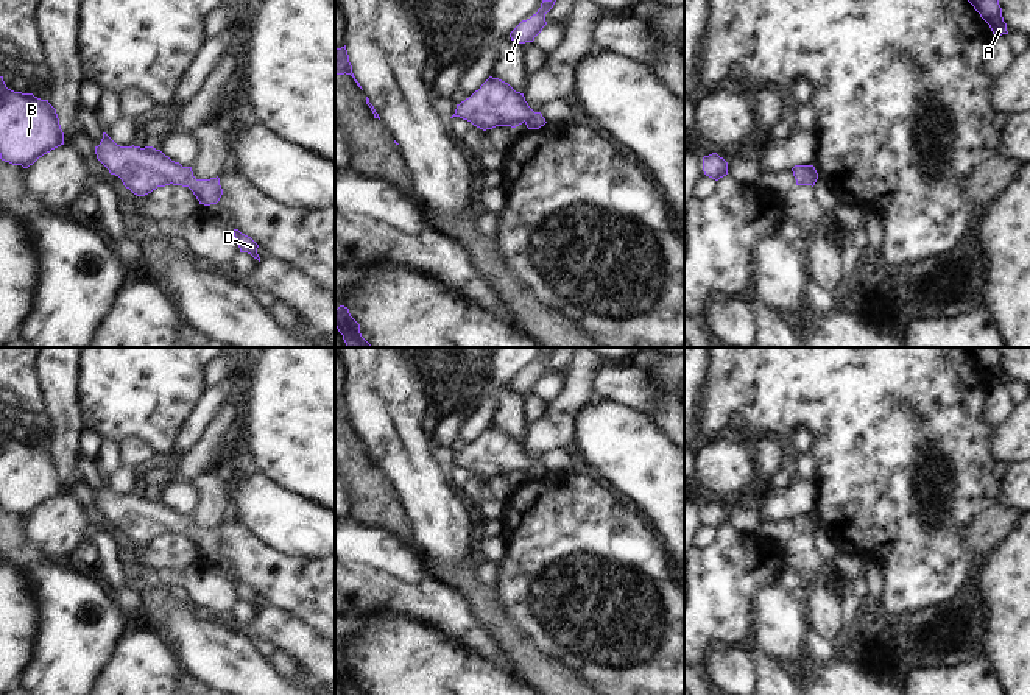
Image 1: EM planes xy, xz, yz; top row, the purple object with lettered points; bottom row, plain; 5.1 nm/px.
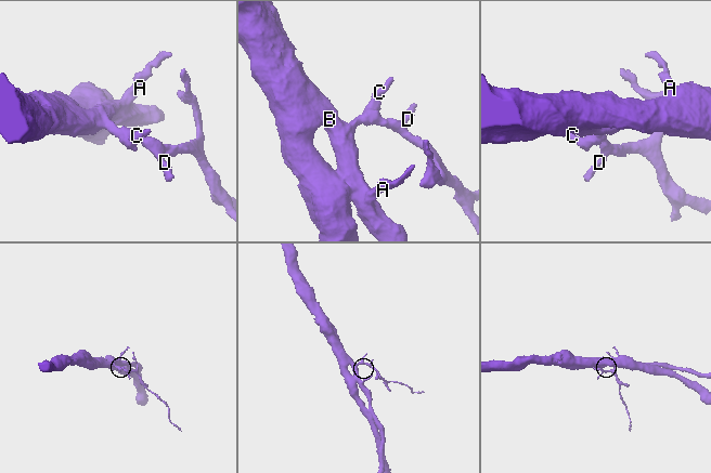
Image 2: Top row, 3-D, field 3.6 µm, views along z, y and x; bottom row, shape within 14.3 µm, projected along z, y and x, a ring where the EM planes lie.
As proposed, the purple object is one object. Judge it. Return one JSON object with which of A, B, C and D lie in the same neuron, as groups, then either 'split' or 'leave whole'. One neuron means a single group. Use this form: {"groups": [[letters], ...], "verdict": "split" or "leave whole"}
{"groups": [["A", "B", "C", "D"]], "verdict": "leave whole"}

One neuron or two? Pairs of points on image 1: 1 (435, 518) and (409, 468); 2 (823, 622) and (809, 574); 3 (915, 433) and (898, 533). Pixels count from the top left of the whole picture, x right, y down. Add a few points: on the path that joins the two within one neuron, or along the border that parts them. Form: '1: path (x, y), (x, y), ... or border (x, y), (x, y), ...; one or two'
1: path (433, 505), (419, 480); one
2: path (823, 610), (817, 586); one
3: path (906, 458), (906, 468), (898, 485), (898, 508); one

